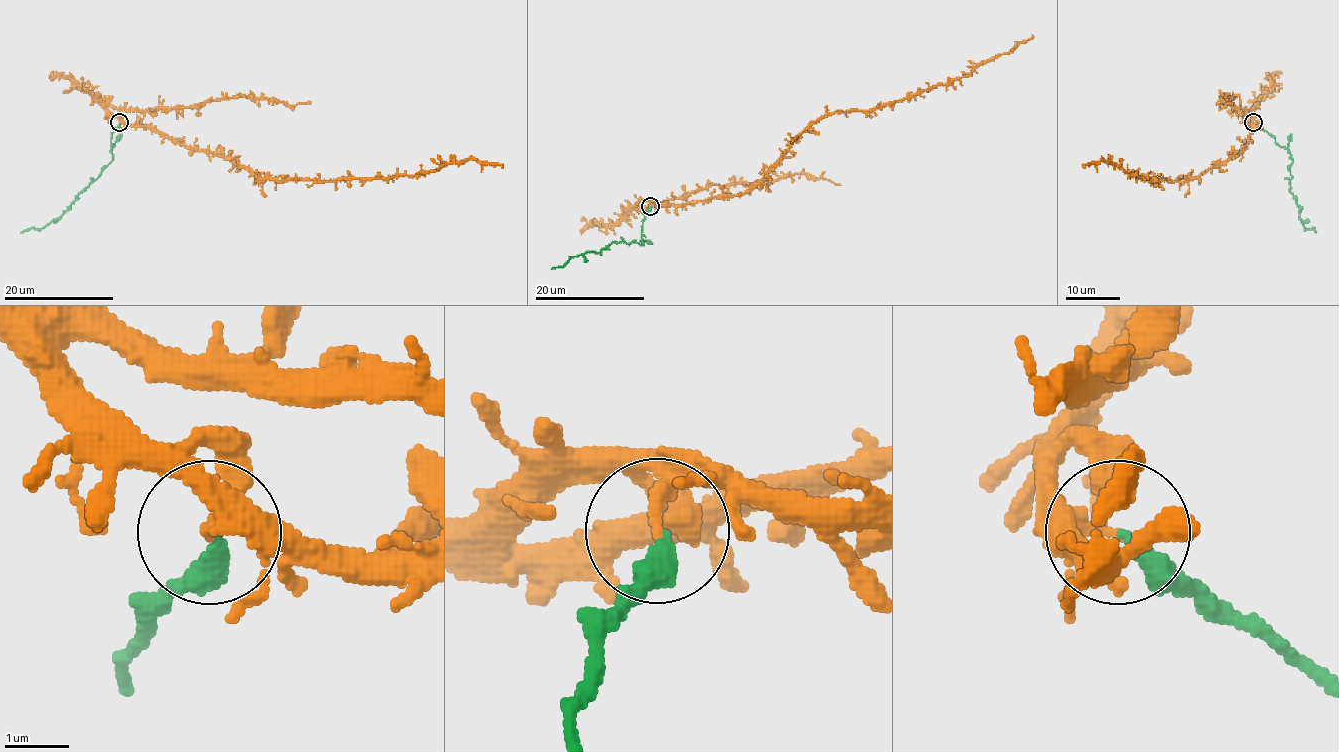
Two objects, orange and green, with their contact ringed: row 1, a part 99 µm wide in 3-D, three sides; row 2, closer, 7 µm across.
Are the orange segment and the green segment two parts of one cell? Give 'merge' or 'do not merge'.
do not merge

